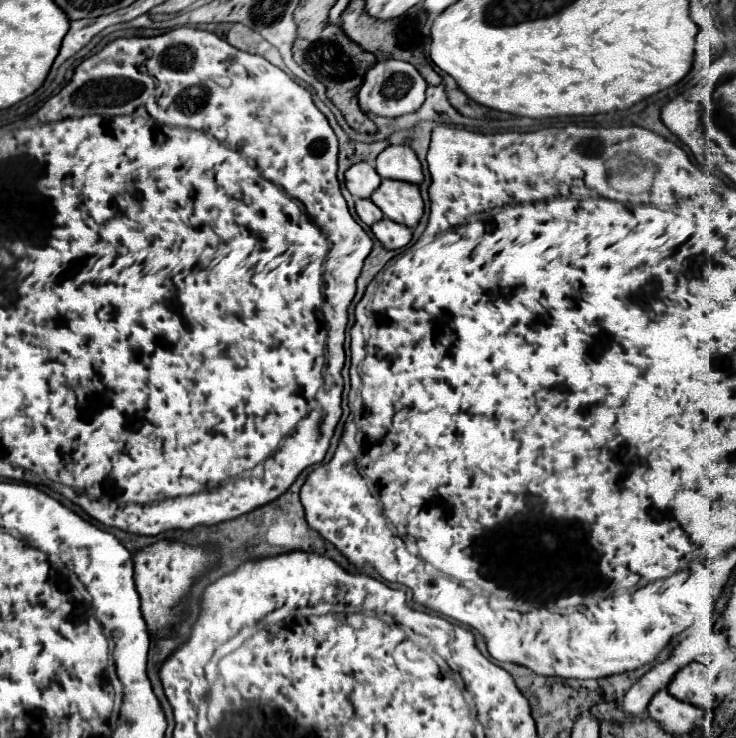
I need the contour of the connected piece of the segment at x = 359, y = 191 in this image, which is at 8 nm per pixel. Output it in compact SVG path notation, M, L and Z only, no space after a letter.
M358 162L352 168L346 170L344 174L344 182L346 188L350 190L352 196L356 198L370 198L372 192L380 186L382 178L378 176L376 168L368 162Z

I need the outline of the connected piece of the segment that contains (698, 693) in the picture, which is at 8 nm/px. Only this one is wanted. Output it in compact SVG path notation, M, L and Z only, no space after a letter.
M692 662L684 666L672 682L668 684L668 692L676 700L686 700L688 704L708 708L714 704L714 694L710 690L710 680L708 680L708 668L700 662Z

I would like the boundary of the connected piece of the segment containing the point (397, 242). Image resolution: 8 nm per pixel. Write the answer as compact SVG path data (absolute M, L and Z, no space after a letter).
M388 218L374 222L372 232L384 244L384 248L388 248L388 250L400 250L412 240L410 228L406 228L404 224L398 224L394 220L388 220Z

